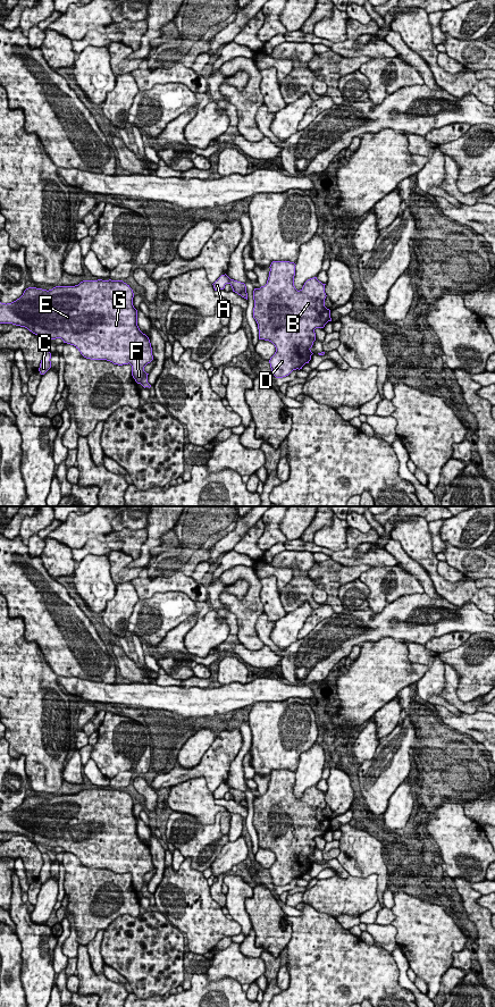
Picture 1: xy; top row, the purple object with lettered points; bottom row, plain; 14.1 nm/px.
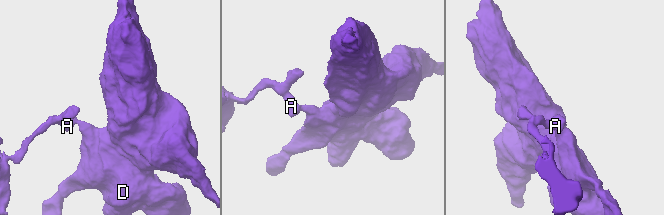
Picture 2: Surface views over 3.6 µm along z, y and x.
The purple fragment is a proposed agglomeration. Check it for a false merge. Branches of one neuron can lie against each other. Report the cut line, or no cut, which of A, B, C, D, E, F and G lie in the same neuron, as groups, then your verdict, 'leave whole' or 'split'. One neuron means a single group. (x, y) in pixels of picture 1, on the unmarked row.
cut in xy along (231, 788), (228, 791); A C E F G / B D; split

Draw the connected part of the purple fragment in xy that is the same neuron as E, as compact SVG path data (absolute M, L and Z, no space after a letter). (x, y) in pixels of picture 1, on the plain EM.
M83 789L75 795L52 798L28 796L11 812L0 811L0 832L25 836L44 847L61 847L91 868L107 868L114 873L132 874L132 884L144 897L151 896L144 875L153 868L149 846L137 834L137 819L133 814L133 798L123 789Z

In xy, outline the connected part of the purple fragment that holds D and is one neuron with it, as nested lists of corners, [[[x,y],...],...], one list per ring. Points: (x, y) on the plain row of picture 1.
[[[272,770],[267,792],[253,799],[253,826],[258,832],[259,848],[271,850],[276,861],[269,872],[272,884],[283,887],[293,879],[302,878],[311,868],[311,856],[316,849],[316,837],[332,830],[330,819],[325,815],[325,794],[317,786],[308,788],[297,799],[294,795],[295,772]]]

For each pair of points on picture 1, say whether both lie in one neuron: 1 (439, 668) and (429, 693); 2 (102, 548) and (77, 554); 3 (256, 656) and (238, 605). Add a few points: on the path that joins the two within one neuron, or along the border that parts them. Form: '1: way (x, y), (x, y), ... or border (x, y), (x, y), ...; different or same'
1: way (436, 673), (429, 687); same
2: way (97, 548), (87, 548), (83, 552); same
3: border (238, 627), (245, 647), (265, 645); different

